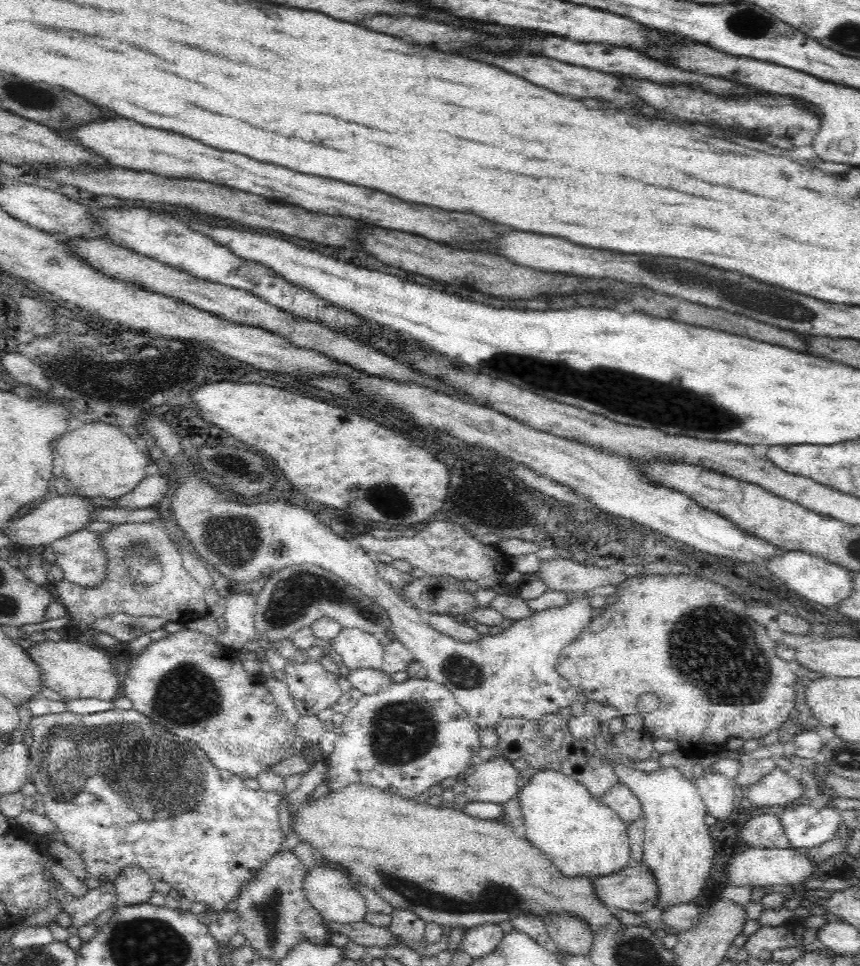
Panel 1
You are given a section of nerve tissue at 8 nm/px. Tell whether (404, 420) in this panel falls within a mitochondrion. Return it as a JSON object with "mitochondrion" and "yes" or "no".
{"mitochondrion":"no"}

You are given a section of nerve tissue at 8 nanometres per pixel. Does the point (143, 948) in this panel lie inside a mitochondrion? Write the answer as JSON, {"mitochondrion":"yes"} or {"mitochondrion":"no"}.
{"mitochondrion":"yes"}

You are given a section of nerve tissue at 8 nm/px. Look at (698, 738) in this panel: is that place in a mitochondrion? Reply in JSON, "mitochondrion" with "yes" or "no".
{"mitochondrion":"no"}

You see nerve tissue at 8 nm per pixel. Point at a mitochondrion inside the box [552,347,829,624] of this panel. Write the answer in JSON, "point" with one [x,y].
{"point":[701,410]}

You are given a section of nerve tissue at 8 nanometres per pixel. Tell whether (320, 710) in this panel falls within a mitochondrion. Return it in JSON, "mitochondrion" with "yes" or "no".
{"mitochondrion":"no"}

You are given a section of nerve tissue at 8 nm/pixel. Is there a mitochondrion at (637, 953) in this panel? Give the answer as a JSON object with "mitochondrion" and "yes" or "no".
{"mitochondrion":"yes"}

